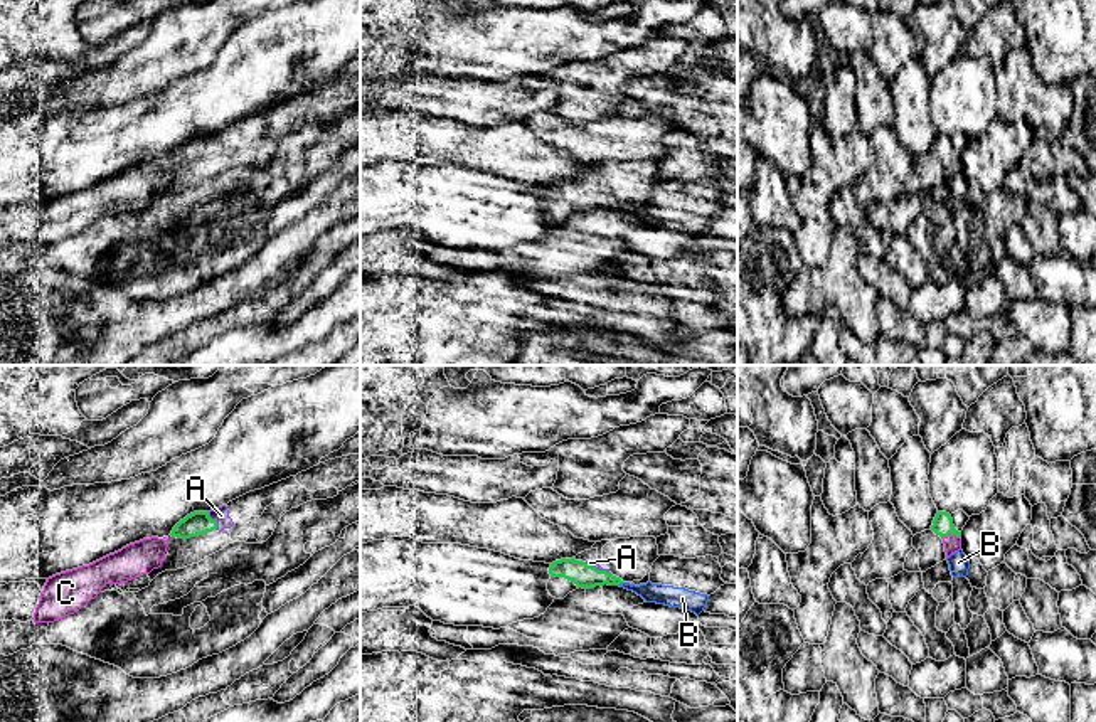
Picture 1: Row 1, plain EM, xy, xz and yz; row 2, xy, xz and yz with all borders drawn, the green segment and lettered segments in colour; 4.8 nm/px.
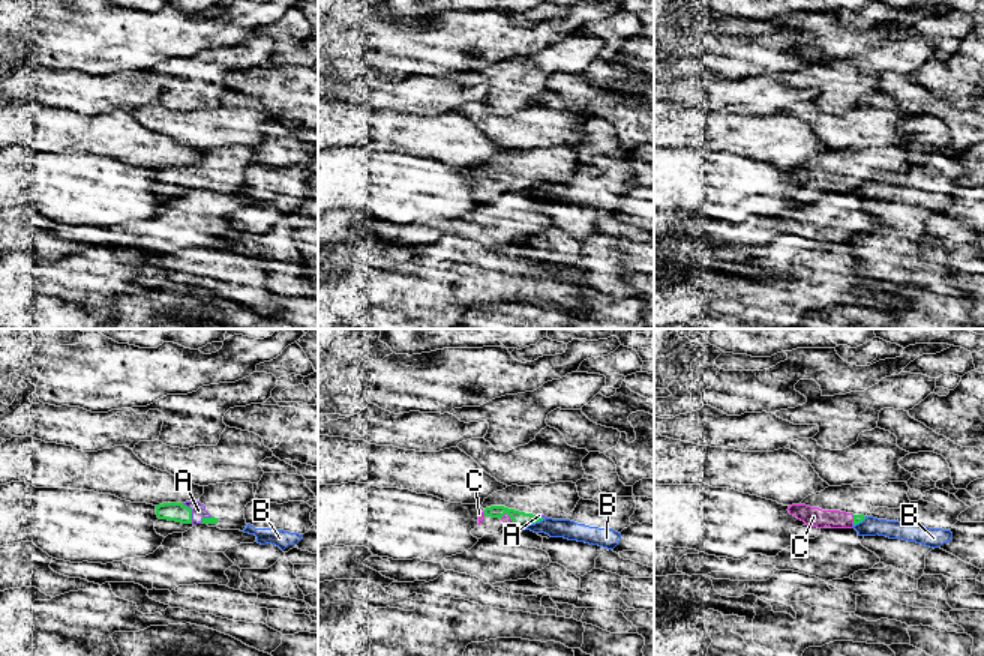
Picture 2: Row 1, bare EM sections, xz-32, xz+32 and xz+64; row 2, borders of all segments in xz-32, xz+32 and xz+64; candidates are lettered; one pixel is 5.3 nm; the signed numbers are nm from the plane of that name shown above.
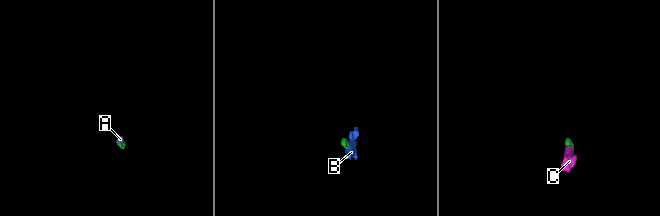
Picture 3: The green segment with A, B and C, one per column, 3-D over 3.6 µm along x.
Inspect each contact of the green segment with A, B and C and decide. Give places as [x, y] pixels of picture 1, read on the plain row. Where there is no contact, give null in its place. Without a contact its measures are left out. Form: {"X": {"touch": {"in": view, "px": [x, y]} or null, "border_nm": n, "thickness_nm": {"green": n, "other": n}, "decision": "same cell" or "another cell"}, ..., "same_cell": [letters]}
{"A": {"touch": {"in": "xy", "px": [214, 143]}, "border_nm": 100, "thickness_nm": {"green": 110, "other": 80}, "decision": "same cell"}, "B": {"touch": {"in": "xz", "px": [620, 206]}, "border_nm": 30, "thickness_nm": {"green": 120, "other": 100}, "decision": "another cell"}, "C": {"touch": {"in": "yz", "px": [950, 157]}, "border_nm": 90, "thickness_nm": {"green": 100, "other": 80}, "decision": "same cell"}, "same_cell": ["A", "C"]}

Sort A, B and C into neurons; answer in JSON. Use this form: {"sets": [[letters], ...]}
{"sets": [["A", "C"], ["B"]]}

